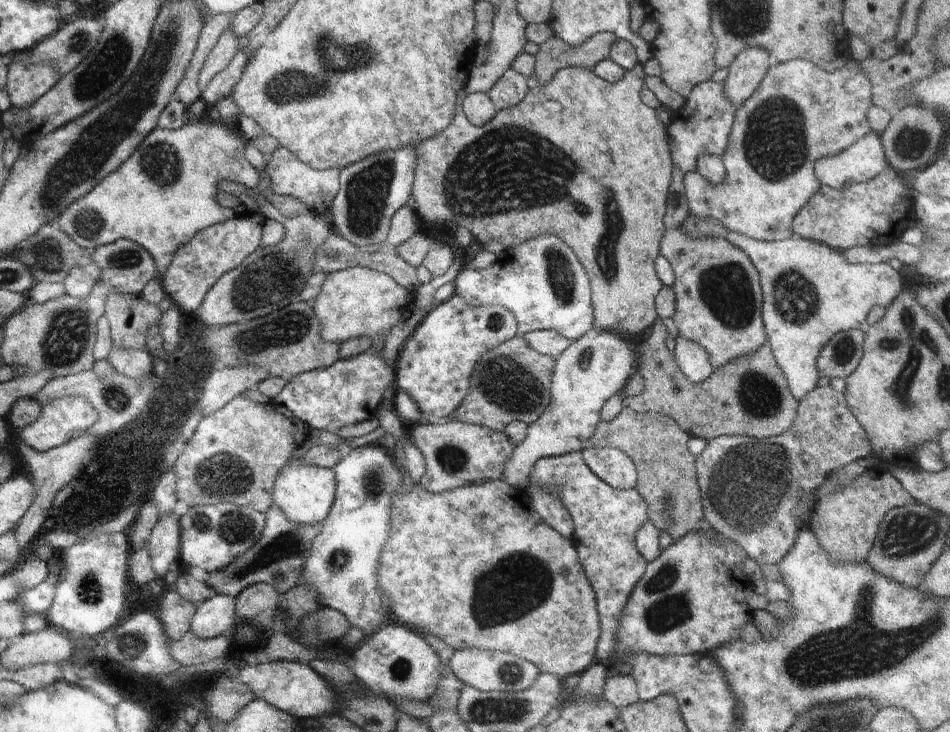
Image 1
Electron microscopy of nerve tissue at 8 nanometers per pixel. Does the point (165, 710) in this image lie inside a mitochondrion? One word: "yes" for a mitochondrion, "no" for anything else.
no

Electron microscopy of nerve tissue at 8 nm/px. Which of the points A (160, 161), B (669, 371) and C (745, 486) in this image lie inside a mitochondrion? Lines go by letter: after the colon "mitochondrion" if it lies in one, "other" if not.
A: mitochondrion
B: other
C: mitochondrion

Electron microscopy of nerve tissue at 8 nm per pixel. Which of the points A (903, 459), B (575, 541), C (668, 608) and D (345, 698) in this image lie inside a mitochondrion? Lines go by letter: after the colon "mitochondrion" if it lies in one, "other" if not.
A: other
B: other
C: mitochondrion
D: other

